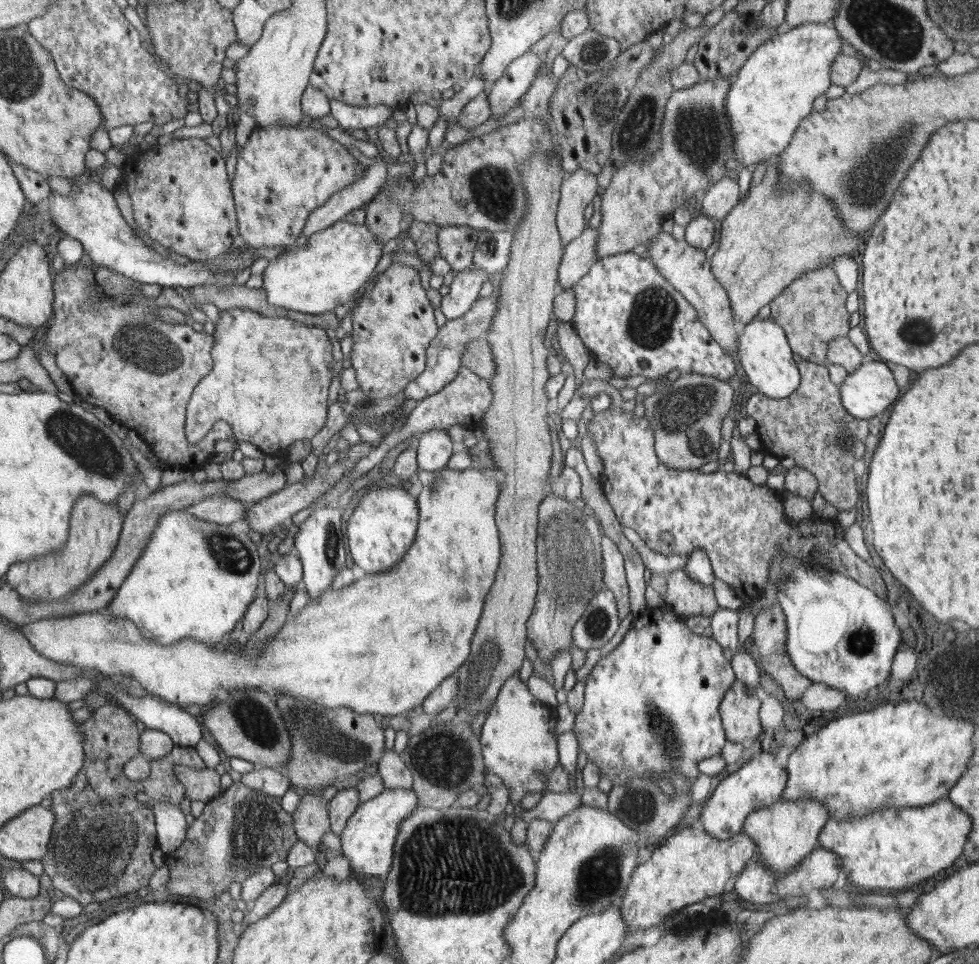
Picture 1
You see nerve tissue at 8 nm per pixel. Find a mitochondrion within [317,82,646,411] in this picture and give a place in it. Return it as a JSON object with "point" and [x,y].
{"point":[493,191]}

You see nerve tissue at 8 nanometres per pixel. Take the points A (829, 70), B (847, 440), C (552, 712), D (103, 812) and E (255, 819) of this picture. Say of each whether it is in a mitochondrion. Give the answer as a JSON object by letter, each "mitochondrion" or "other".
{"A":"other","B":"mitochondrion","C":"other","D":"mitochondrion","E":"mitochondrion"}

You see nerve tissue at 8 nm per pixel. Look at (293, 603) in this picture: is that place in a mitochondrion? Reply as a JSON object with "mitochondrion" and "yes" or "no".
{"mitochondrion":"no"}

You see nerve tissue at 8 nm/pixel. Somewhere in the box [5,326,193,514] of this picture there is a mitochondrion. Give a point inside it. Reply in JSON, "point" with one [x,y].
{"point":[75,436]}

